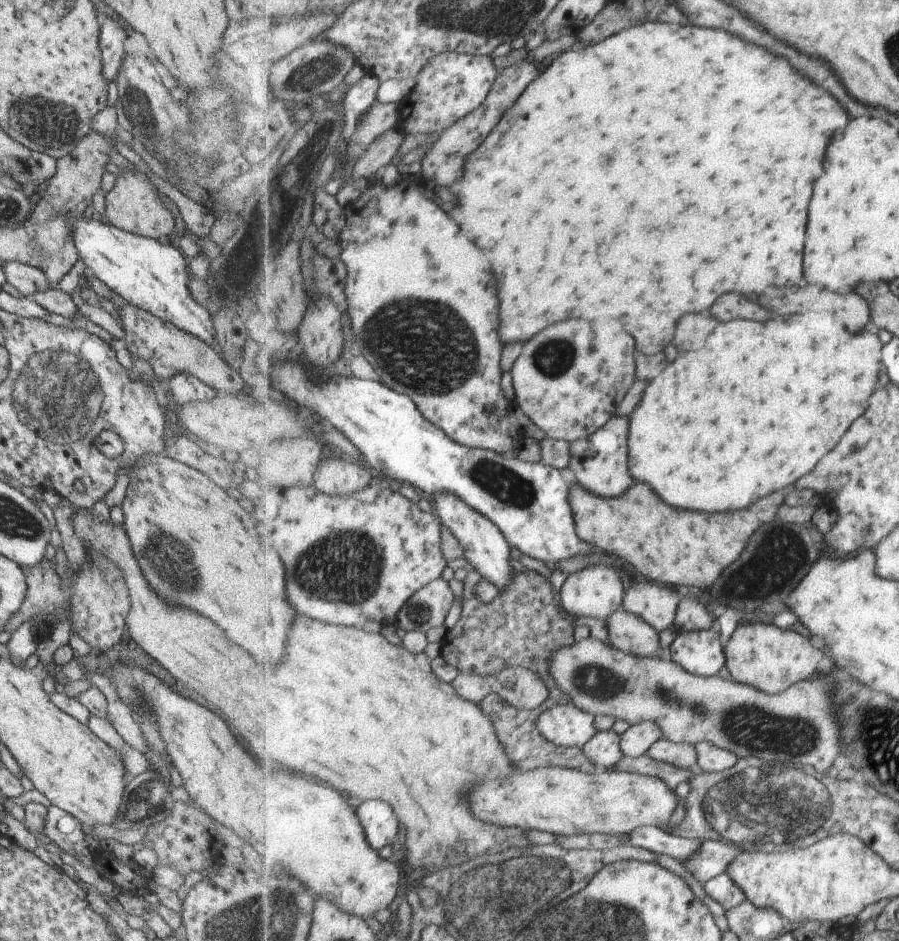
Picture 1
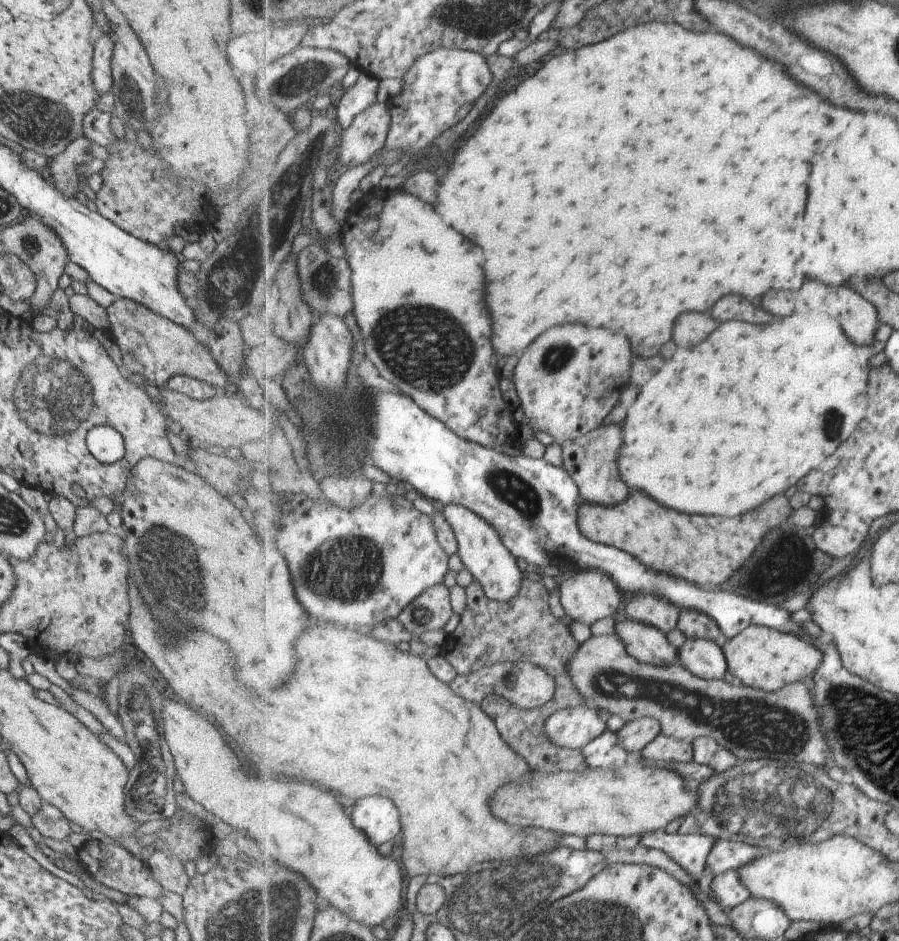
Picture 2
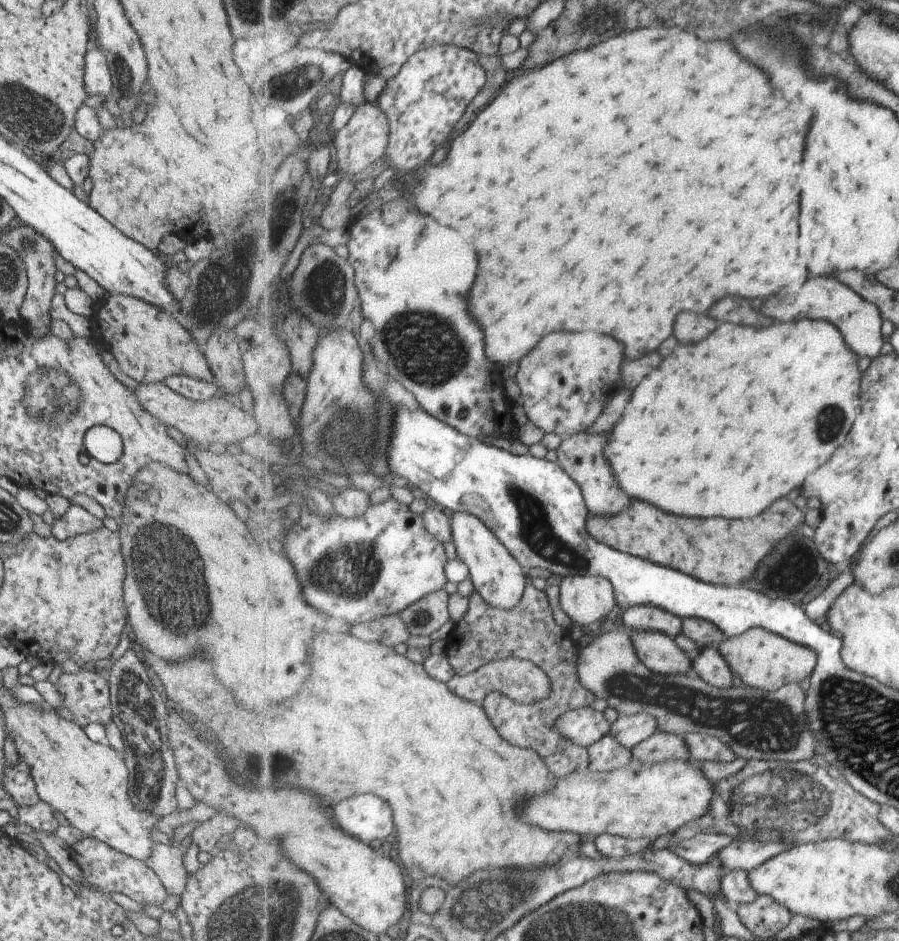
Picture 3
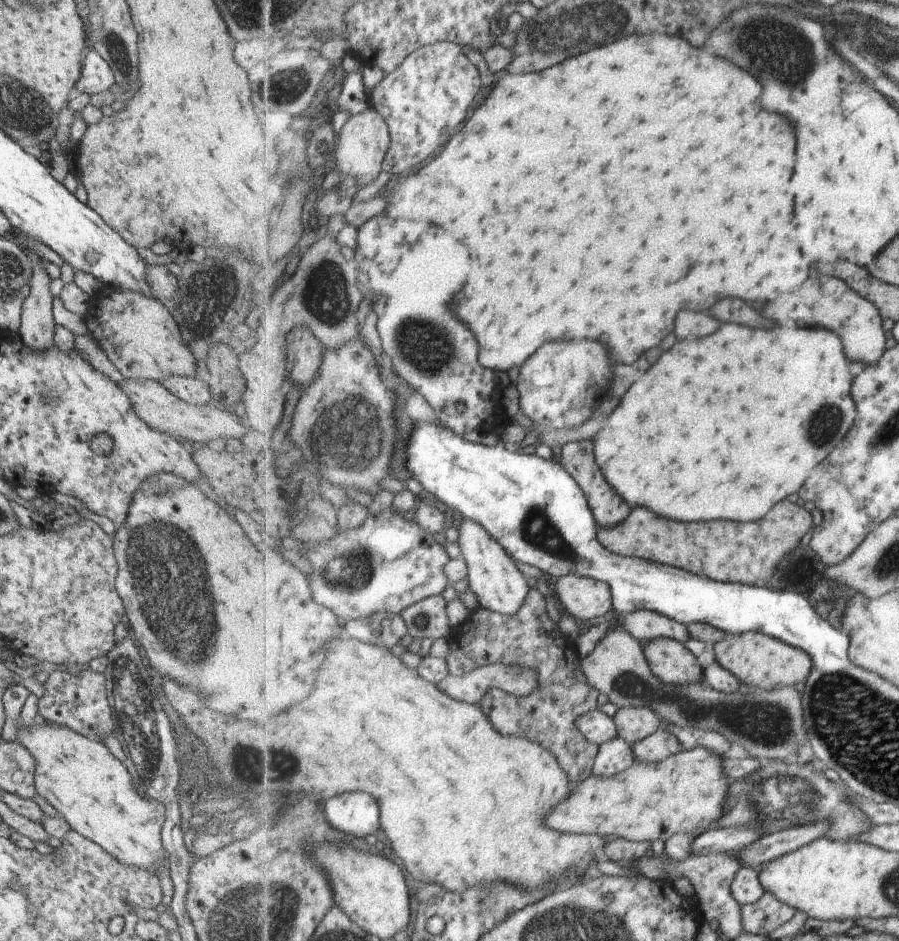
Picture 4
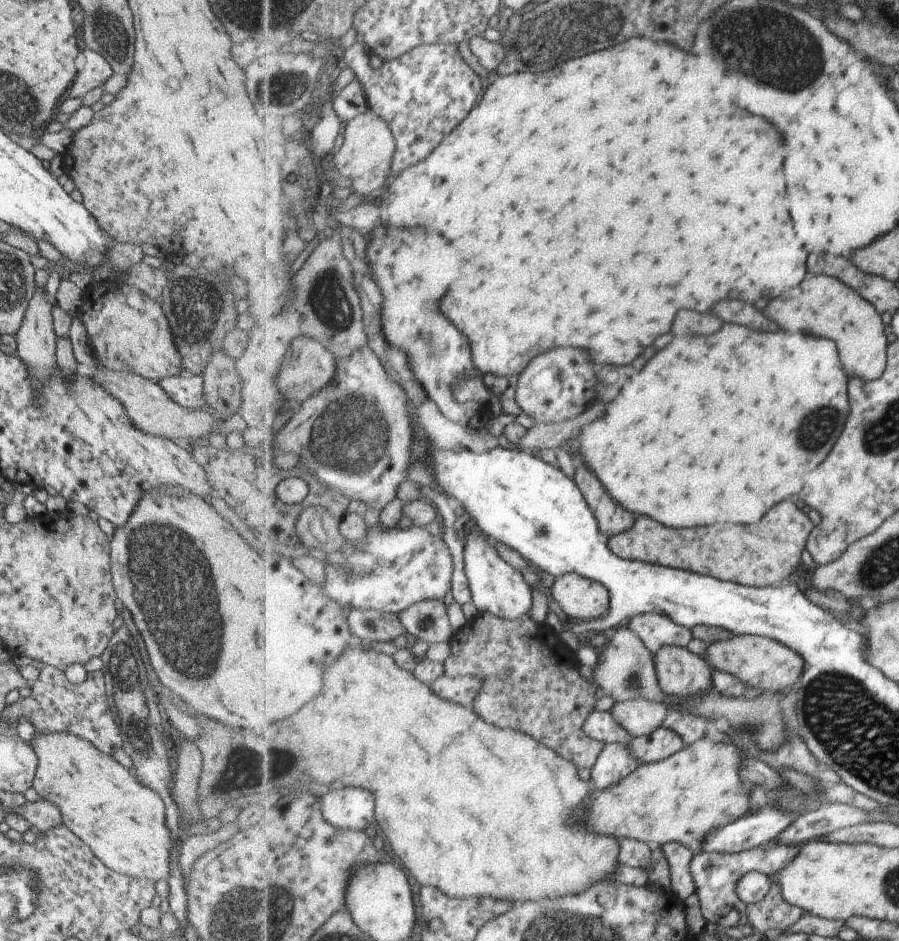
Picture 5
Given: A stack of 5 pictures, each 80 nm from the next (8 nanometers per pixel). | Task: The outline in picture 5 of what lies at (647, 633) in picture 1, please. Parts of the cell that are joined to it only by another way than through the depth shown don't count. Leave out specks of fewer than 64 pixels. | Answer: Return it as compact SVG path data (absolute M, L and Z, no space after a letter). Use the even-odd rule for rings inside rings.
M662 646L654 656L660 687L668 695L700 697L712 686L712 668L686 647Z

